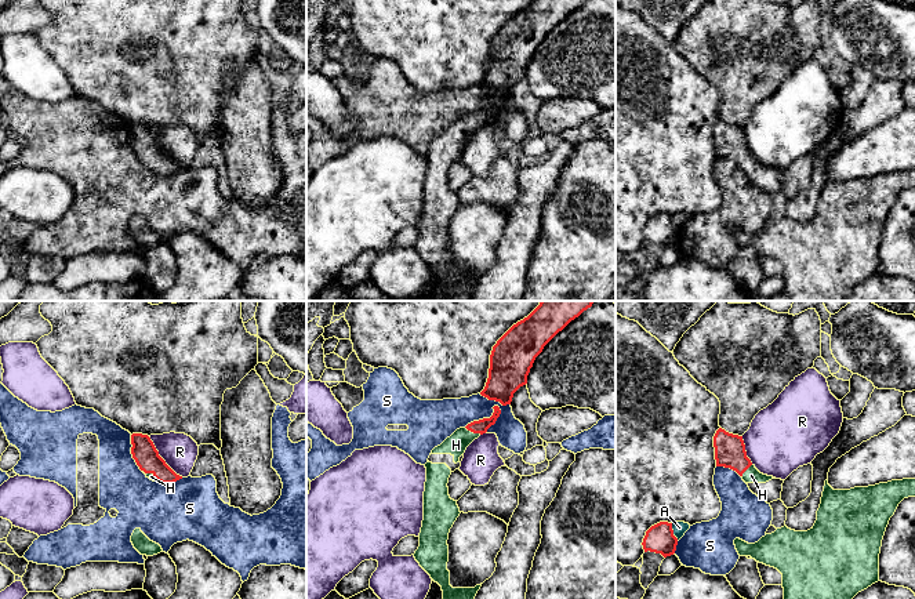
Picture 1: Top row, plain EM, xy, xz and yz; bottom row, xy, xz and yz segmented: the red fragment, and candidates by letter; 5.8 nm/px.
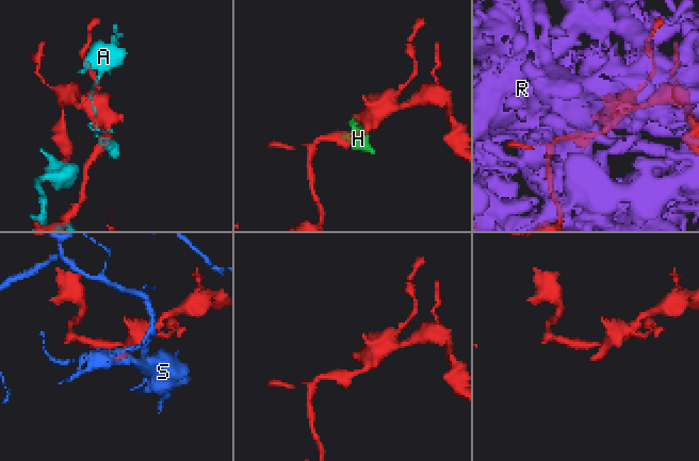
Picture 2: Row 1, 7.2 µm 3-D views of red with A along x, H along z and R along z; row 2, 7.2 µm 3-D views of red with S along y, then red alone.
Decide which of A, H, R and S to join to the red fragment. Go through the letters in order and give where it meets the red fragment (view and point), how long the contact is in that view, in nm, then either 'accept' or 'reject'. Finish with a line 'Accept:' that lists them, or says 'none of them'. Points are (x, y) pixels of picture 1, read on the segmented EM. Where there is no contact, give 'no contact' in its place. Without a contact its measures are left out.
A: meets red in yz at (672, 532); contact 110 nm long; reject
H: meets red in xz at (474, 432); contact 100 nm long; accept
R: meets red in xy at (162, 458); contact 320 nm long; reject
S: meets red in xz at (485, 418); contact 240 nm long; reject
Accept: H

